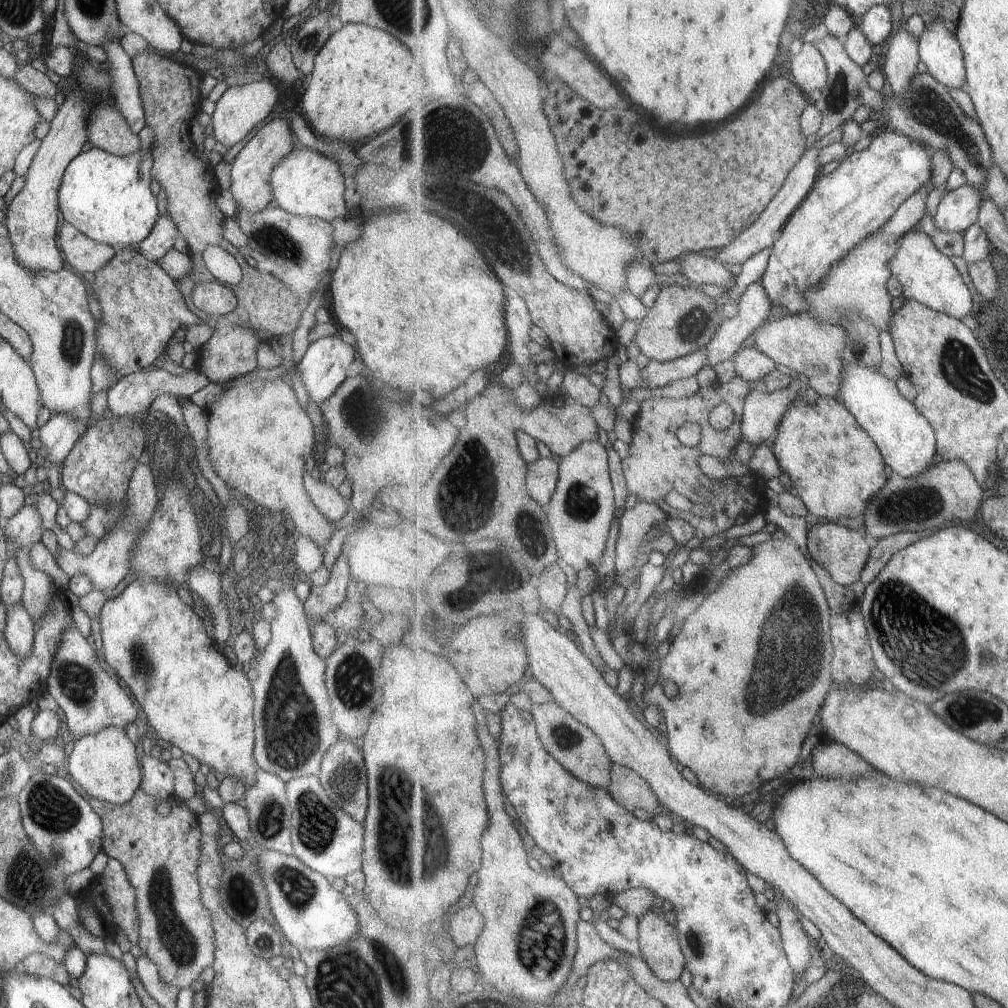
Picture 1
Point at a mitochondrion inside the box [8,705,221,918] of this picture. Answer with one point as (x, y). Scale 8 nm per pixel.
(52, 811)

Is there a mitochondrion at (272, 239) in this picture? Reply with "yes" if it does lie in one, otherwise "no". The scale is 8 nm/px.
yes

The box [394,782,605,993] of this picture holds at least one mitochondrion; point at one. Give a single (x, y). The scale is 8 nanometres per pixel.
(544, 944)

